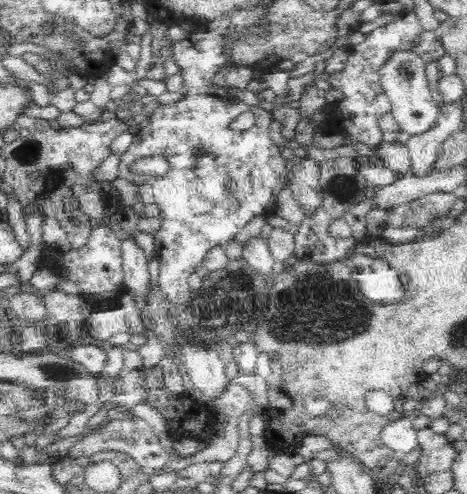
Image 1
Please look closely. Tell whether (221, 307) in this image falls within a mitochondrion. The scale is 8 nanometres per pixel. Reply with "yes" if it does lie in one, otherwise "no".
yes

